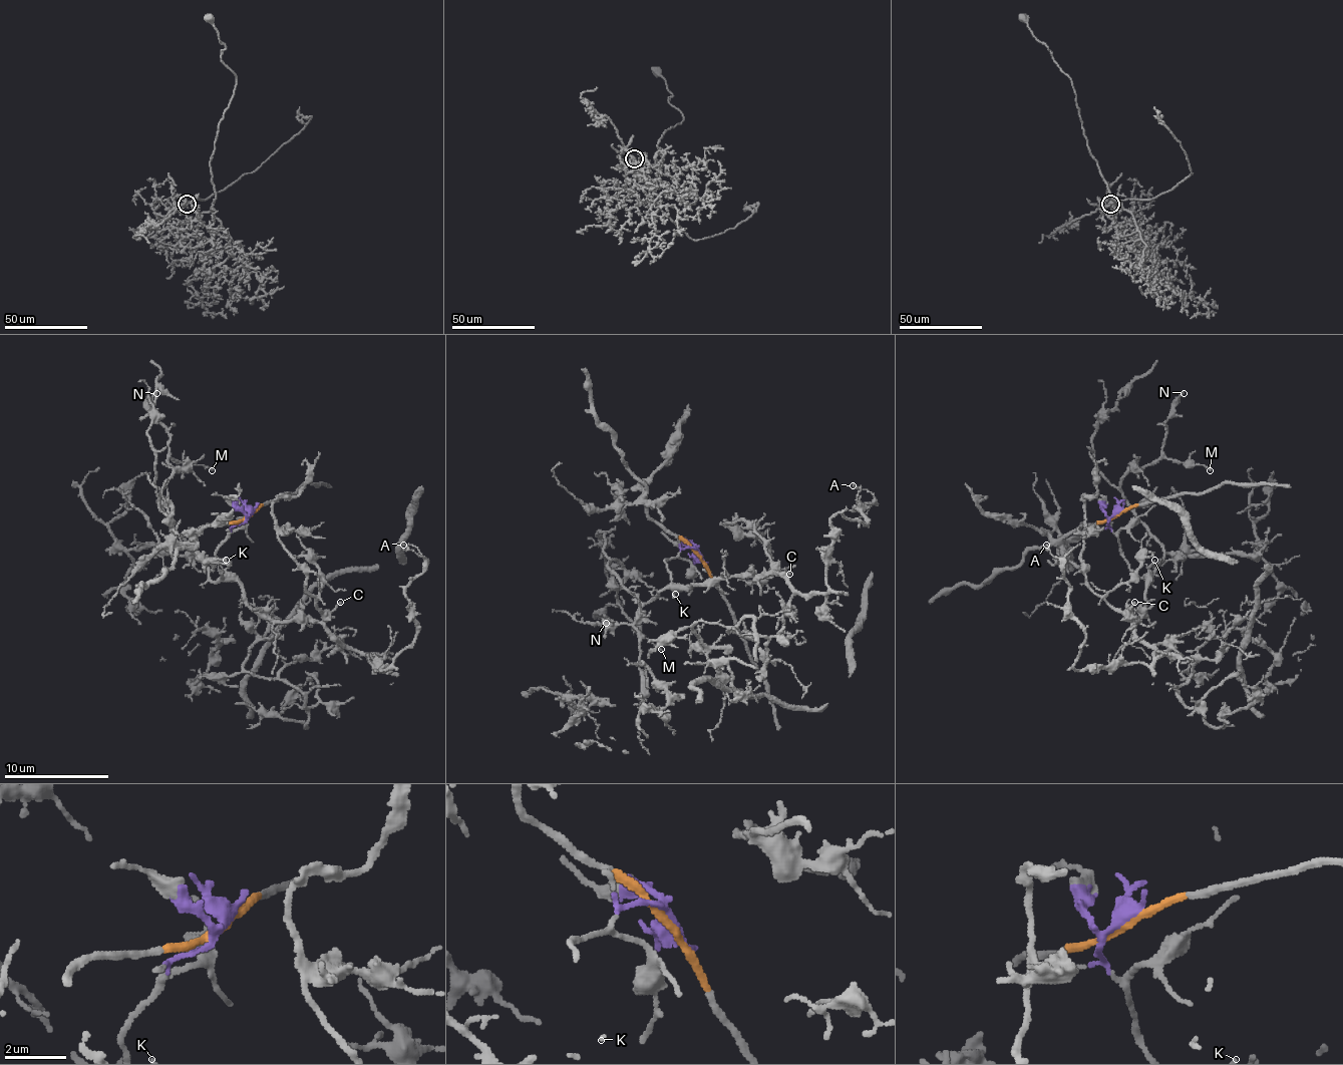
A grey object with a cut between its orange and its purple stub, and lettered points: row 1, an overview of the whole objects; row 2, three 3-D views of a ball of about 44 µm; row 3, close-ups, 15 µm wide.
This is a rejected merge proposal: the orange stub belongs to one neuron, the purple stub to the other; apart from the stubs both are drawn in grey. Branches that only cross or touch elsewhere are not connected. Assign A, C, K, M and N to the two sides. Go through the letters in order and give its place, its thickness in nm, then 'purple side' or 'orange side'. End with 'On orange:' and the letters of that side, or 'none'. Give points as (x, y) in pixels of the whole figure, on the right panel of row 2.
A: place (1046, 545); calibre 130 nm; purple side
C: place (1134, 602); calibre 140 nm; purple side
K: place (1154, 560); calibre 180 nm; purple side
M: place (1210, 470); calibre 140 nm; purple side
N: place (1184, 393); calibre 170 nm; purple side
On orange: none

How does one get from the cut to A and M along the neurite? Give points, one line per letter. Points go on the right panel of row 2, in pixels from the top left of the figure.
A: (1115, 514), (1147, 581), (1134, 633), (1149, 664), (1074, 666), (1084, 627), (1045, 544)
M: (1115, 514), (1108, 525), (1123, 557), (1149, 581), (1162, 547), (1121, 486), (1131, 470), (1168, 457), (1210, 470)

